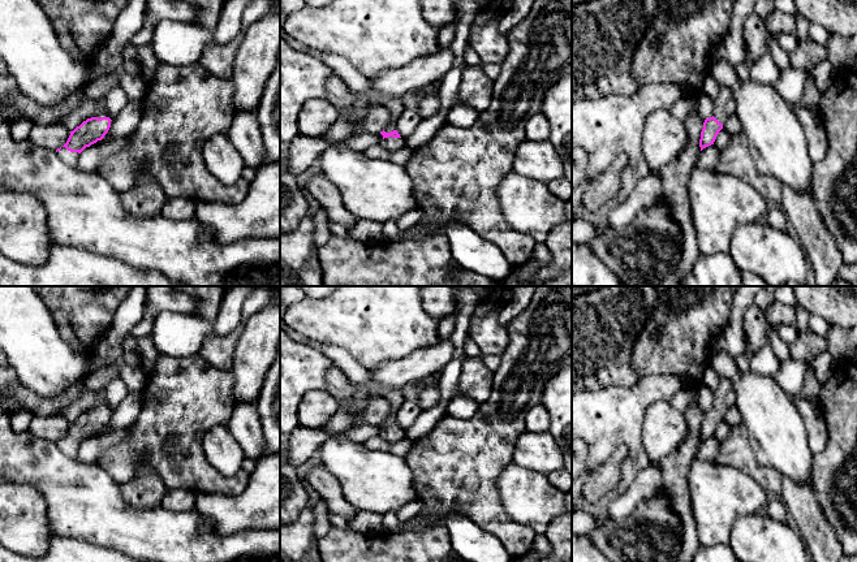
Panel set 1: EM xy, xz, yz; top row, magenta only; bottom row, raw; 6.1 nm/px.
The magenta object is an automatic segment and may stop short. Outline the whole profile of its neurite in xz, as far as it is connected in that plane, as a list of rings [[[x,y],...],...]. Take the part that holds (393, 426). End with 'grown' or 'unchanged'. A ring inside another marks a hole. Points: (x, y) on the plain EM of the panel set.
[[[384,422],[380,423],[383,427],[383,431],[380,433],[380,437],[391,444],[397,444],[402,440],[405,440],[405,431],[400,428],[397,422],[393,422],[391,424],[386,424]]] | grown

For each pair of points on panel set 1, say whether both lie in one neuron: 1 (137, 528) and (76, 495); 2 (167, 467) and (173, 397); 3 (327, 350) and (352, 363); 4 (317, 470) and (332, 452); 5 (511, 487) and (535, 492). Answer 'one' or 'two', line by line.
1: one
2: one
3: one
4: two
5: one

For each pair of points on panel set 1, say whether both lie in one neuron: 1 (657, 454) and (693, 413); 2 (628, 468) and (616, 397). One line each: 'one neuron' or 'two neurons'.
1: two neurons
2: one neuron

